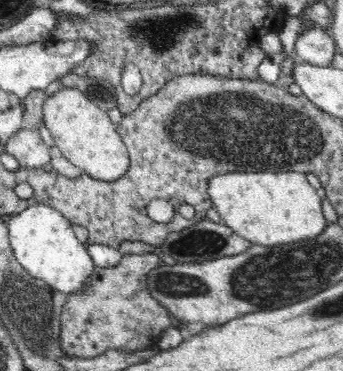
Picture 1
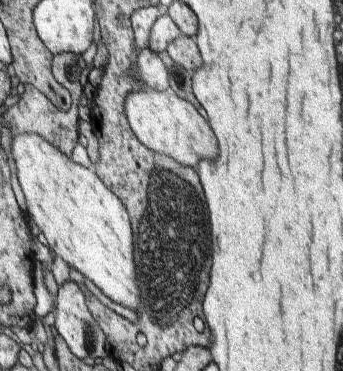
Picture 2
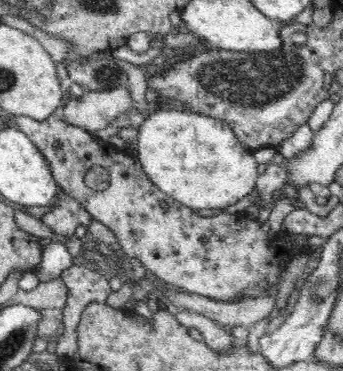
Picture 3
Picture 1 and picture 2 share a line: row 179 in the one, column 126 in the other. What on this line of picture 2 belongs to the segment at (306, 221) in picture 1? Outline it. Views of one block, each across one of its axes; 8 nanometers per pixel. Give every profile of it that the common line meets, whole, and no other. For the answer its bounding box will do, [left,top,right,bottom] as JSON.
[9,134,139,310]

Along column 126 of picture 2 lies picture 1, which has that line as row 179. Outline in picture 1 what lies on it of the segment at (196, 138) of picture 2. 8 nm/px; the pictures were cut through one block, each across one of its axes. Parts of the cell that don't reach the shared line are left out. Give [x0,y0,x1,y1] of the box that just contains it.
[42,88,130,182]

